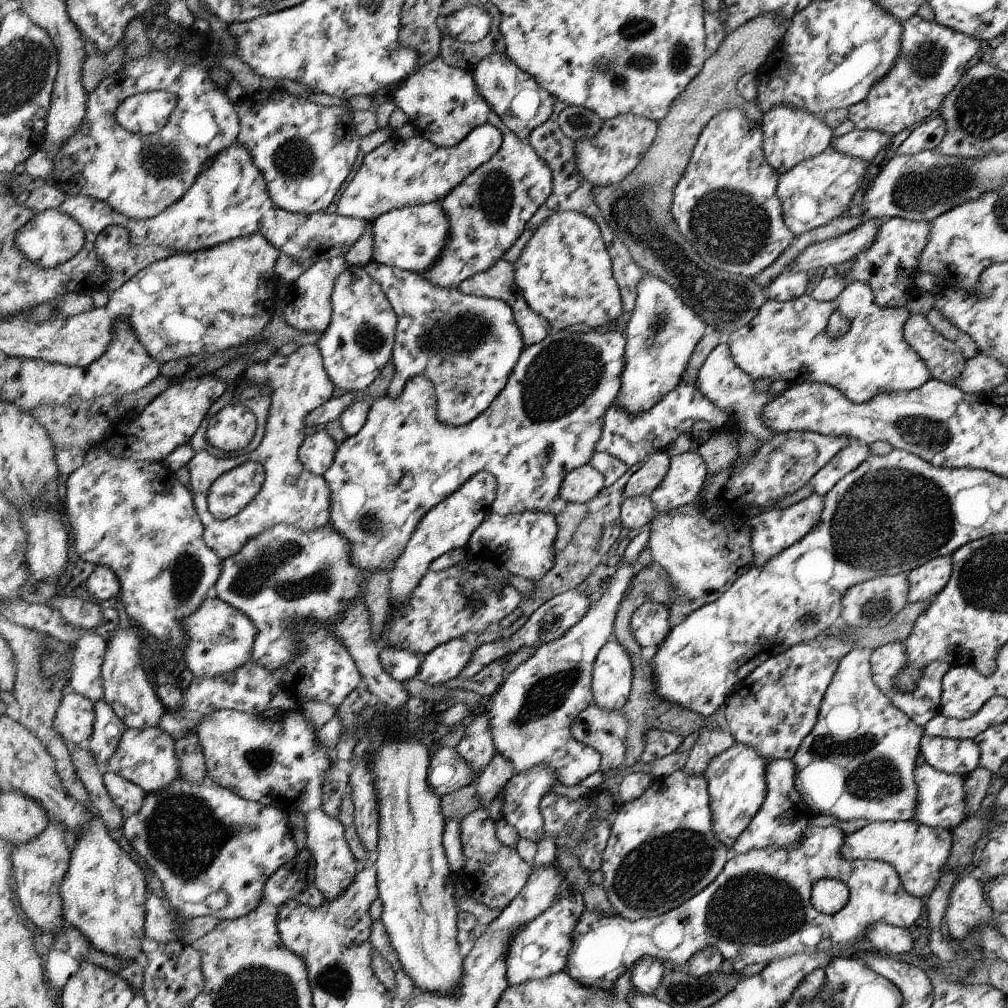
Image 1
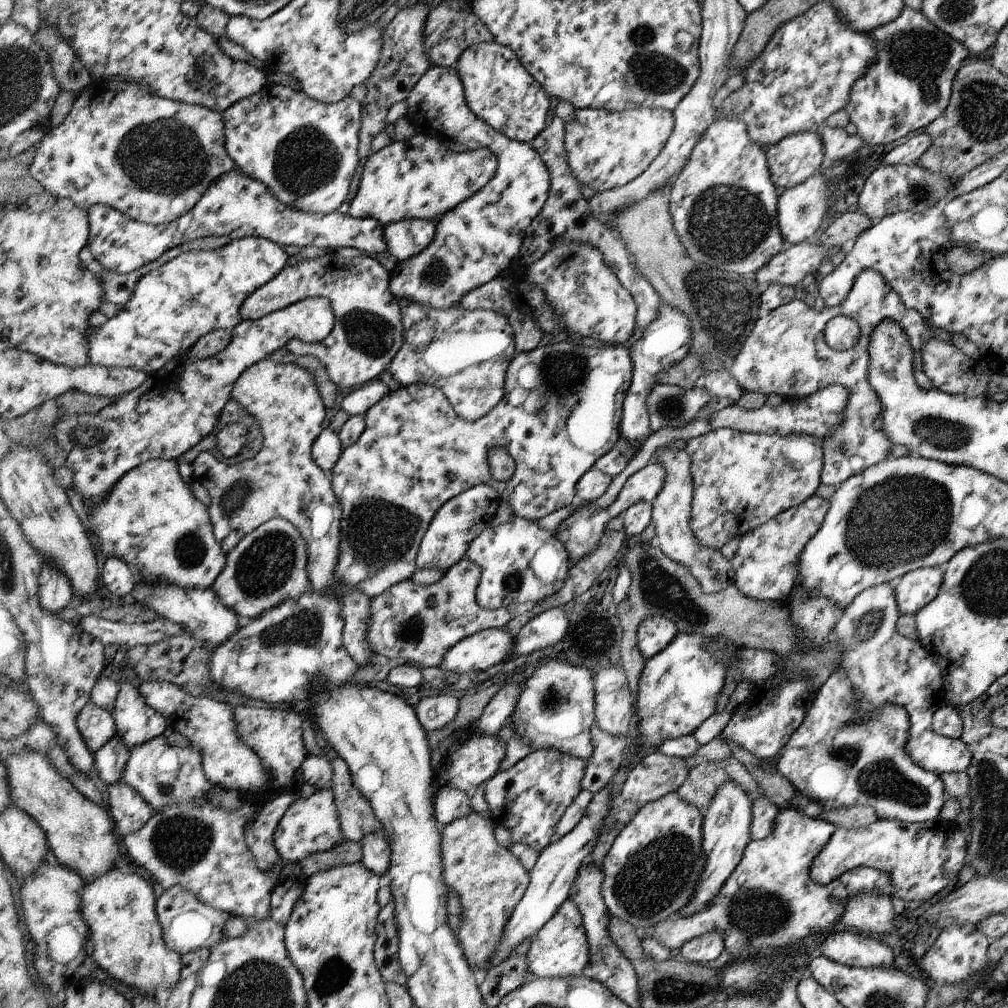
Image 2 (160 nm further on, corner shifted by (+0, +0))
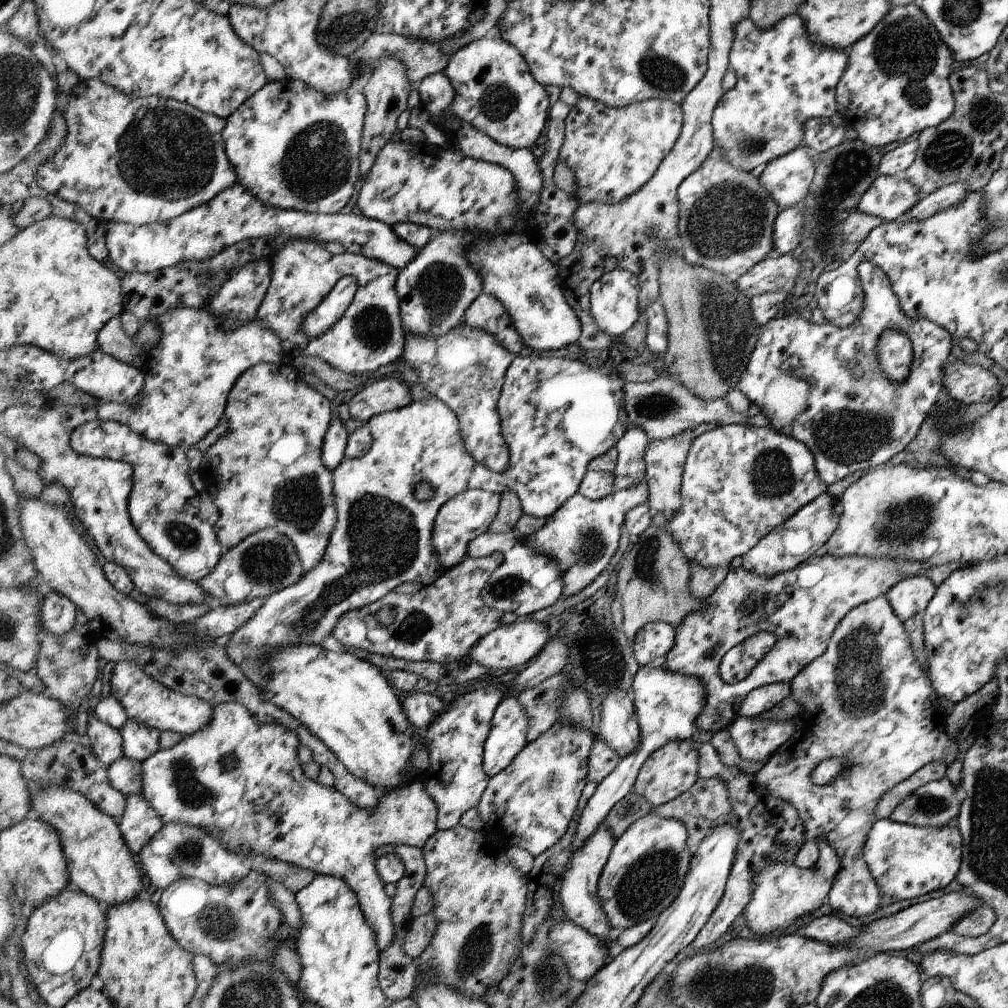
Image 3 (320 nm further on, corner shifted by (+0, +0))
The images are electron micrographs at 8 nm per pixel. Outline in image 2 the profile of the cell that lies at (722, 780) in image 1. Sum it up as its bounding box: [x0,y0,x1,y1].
[679,781,753,917]

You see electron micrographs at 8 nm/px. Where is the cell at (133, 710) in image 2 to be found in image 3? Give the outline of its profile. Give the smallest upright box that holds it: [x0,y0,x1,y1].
[122,719,163,761]

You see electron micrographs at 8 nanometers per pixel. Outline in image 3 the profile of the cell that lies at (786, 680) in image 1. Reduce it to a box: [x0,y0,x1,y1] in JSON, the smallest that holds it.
[728,716,795,763]

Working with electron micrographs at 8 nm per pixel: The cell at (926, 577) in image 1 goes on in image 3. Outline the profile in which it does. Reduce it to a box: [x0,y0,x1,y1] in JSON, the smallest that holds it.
[885,574,937,622]

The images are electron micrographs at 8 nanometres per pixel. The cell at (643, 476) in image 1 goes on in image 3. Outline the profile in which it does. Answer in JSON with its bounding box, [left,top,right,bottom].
[523,480,649,597]

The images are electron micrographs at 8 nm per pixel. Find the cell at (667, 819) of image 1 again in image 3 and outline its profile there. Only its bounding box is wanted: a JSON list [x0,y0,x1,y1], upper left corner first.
[597,812,692,930]

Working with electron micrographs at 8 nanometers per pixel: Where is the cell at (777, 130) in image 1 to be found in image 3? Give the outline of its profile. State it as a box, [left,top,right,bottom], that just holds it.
[758,144,816,212]

